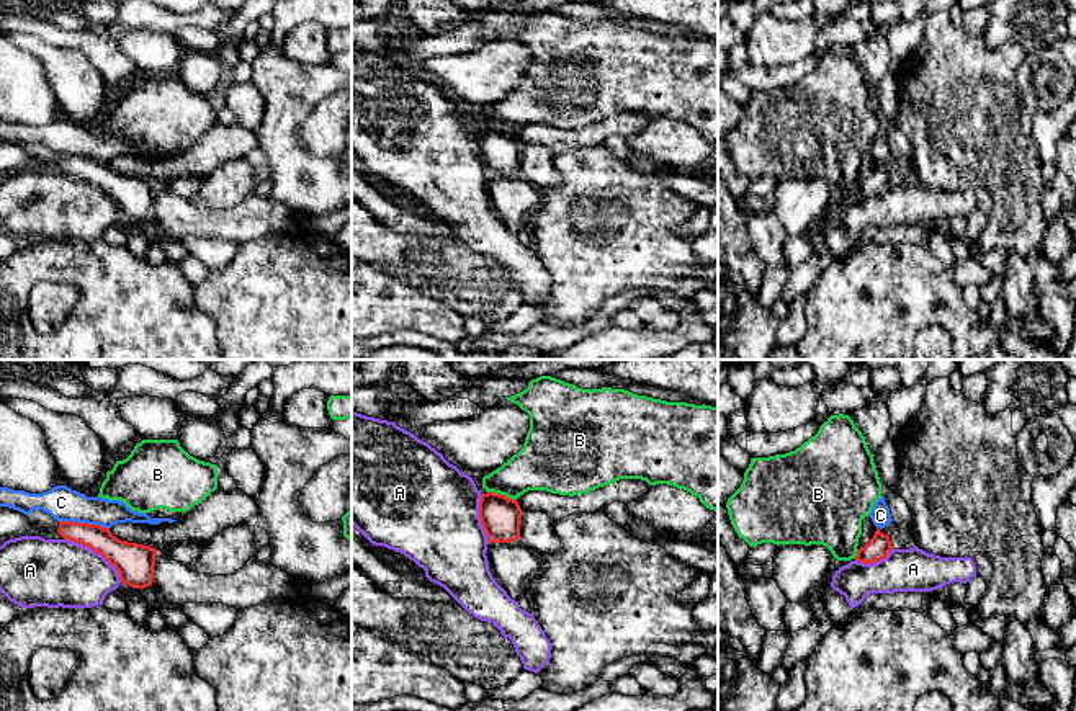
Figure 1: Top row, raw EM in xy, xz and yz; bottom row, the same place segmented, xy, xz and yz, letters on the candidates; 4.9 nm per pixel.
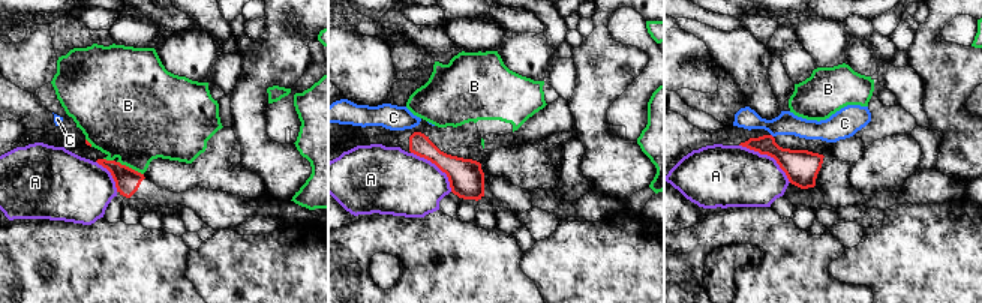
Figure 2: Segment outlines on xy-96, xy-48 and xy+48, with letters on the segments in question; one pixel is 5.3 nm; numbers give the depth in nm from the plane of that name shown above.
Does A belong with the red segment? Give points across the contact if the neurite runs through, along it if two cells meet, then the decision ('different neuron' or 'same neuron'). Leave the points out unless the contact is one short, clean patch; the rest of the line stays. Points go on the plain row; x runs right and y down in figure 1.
border xy (64, 172), (95, 183), (116, 205), (121, 214); different neuron

